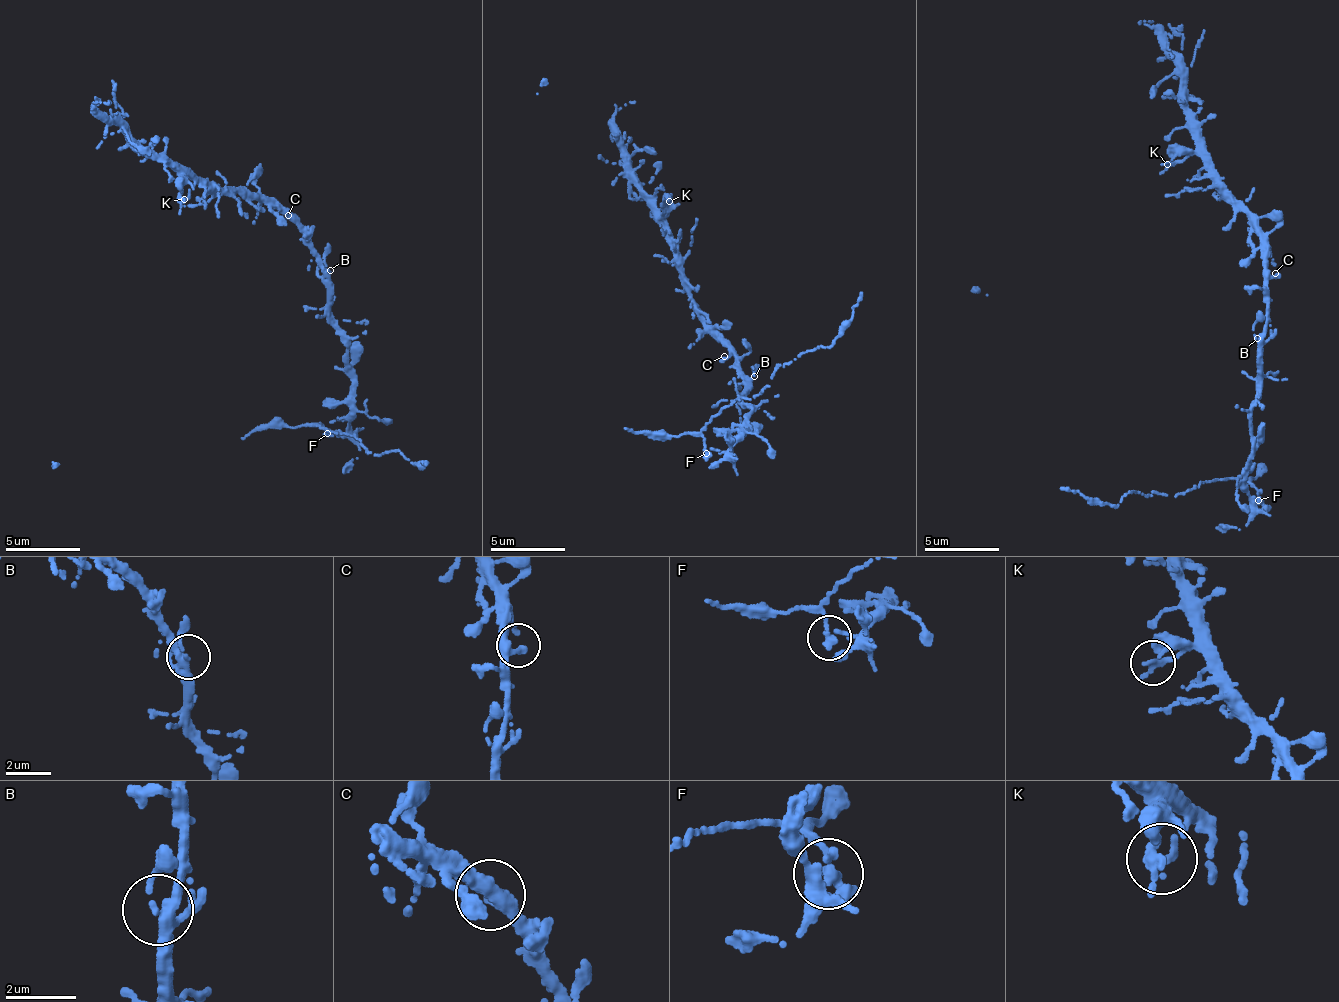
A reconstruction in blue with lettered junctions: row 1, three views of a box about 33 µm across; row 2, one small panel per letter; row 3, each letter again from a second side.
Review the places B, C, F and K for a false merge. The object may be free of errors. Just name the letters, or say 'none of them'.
F

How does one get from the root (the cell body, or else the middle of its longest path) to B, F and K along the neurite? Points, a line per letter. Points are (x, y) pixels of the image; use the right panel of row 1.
B: (1267, 293), (1264, 325), (1261, 336), (1257, 338)
F: (1267, 293), (1261, 387), (1252, 416), (1251, 464), (1244, 480), (1248, 502), (1258, 500)
K: (1267, 293), (1267, 253), (1246, 209), (1235, 208), (1227, 192), (1214, 186), (1198, 154), (1167, 164)

